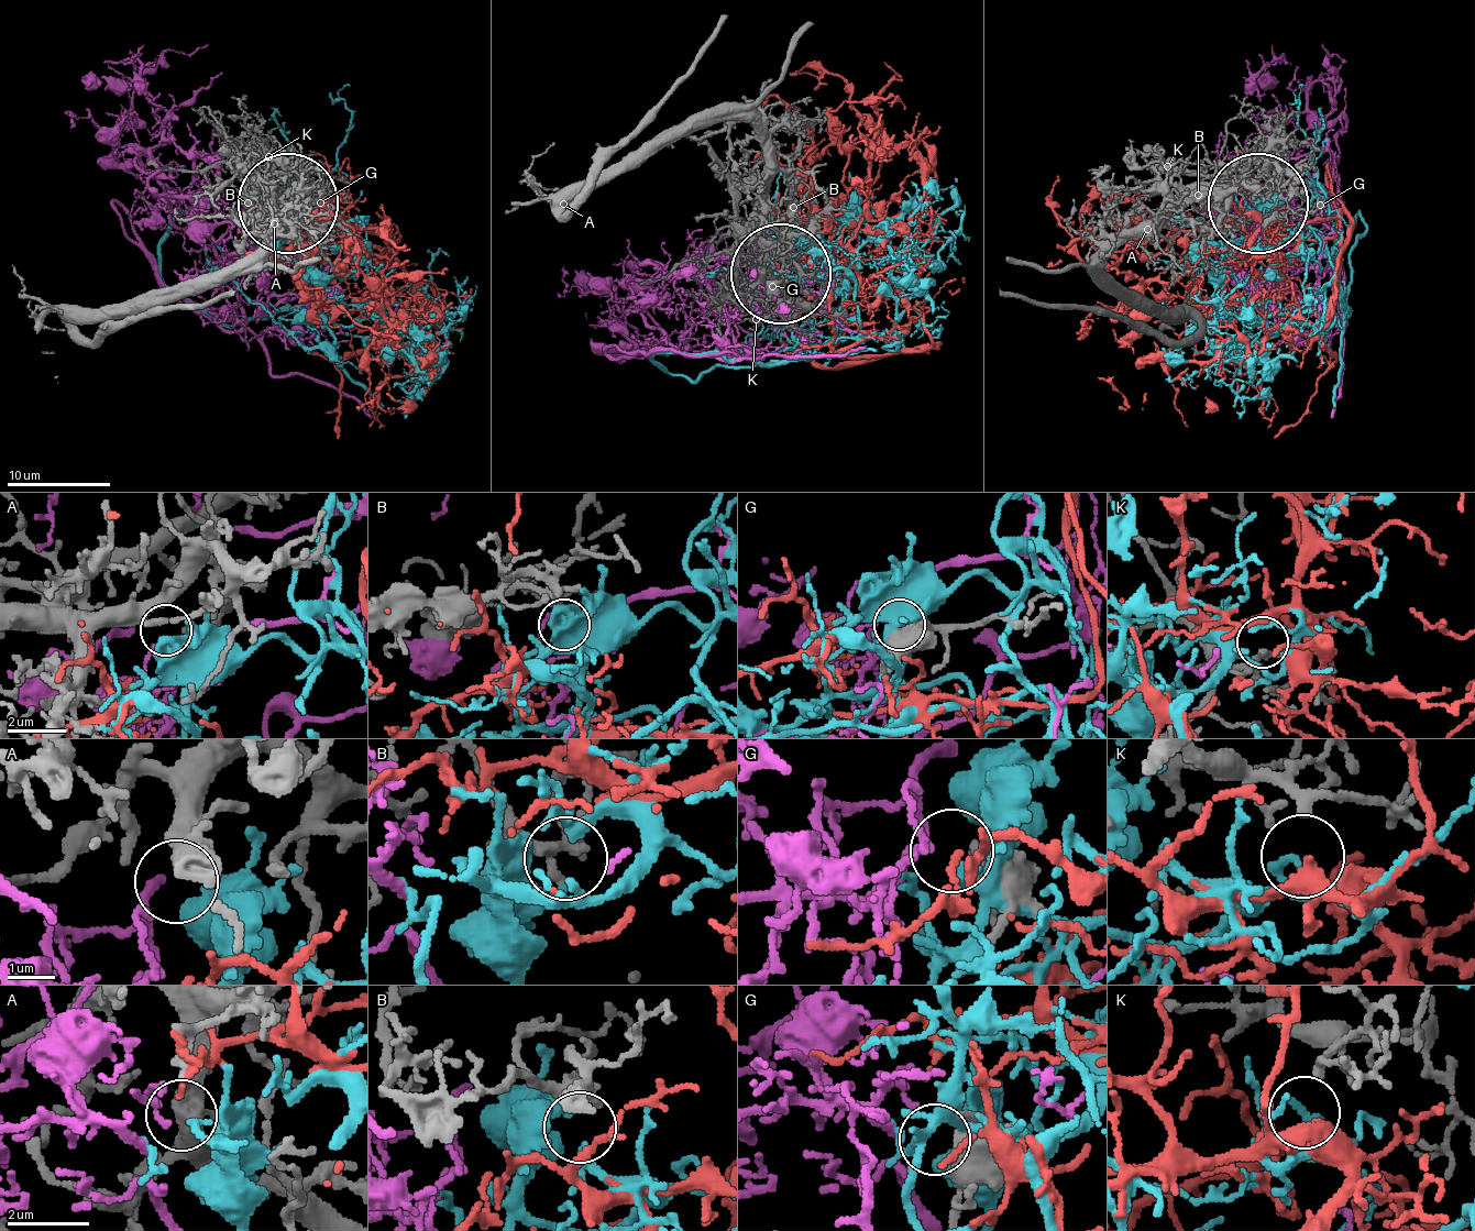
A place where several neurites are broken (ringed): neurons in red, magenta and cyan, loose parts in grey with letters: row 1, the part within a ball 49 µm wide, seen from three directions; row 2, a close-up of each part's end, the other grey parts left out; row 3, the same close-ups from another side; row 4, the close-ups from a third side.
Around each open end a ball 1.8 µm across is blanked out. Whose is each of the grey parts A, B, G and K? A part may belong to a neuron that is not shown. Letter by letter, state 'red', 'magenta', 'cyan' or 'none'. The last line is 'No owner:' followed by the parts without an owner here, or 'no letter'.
A: none
B: cyan
G: magenta
K: red
No owner: A

